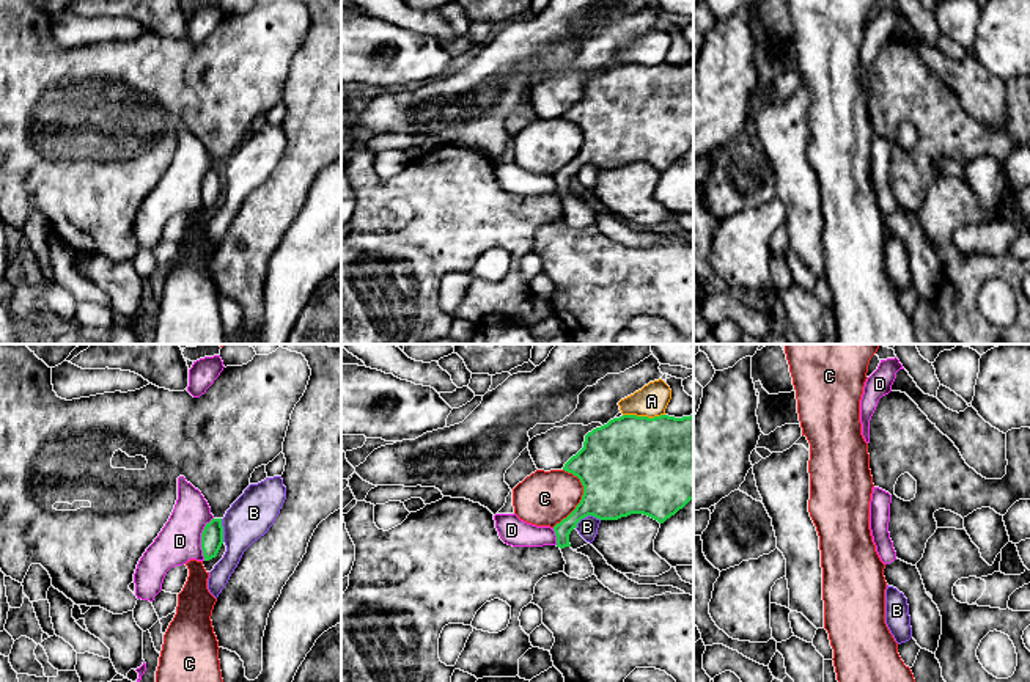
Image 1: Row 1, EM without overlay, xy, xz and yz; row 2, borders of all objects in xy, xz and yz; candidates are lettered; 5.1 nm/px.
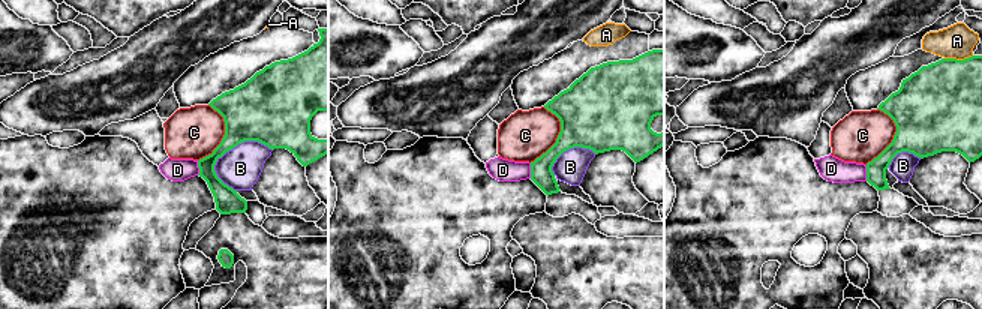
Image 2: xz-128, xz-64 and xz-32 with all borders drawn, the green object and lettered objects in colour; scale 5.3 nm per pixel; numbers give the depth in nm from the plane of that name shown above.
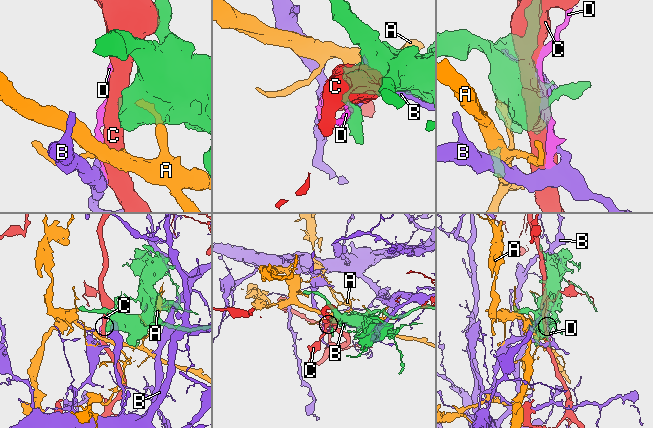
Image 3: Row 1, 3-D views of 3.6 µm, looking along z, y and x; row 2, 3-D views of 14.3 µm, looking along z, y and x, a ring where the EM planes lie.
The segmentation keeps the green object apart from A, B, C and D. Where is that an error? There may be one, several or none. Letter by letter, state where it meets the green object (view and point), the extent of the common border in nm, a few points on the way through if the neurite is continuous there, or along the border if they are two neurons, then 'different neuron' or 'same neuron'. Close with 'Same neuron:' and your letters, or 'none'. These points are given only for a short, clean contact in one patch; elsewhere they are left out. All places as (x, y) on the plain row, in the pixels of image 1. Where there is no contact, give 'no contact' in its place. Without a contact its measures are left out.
A: contact xz (643, 65); length 220 nm; different neuron
B: contact xz (585, 164); length 140 nm; different neuron
C: contact xz (582, 145); length 300 nm; different neuron
D: contact xy (202, 187); length 220 nm; border xy (213, 165), (202, 181), (203, 208); different neuron
Same neuron: none

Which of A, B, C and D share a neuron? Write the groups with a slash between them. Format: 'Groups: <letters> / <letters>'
Groups: A / B / C / D

